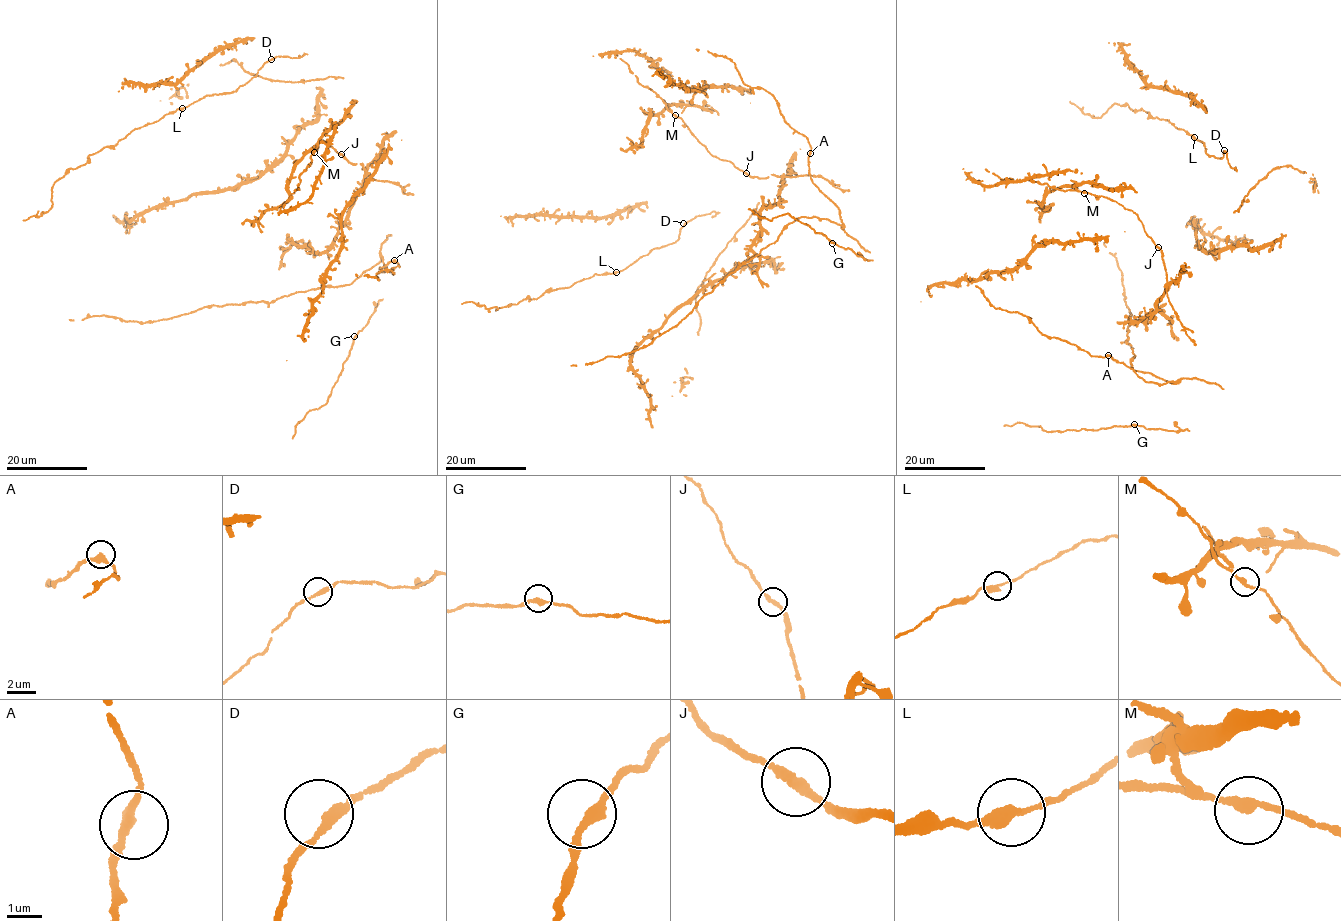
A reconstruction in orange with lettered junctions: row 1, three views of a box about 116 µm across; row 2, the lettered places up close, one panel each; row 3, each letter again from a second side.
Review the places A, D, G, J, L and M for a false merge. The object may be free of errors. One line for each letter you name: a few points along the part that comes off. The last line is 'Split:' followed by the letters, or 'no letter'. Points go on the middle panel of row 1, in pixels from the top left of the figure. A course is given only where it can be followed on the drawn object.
Split: no letter

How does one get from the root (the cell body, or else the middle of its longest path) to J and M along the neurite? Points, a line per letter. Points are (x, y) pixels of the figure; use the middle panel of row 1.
J: (790, 166), (783, 179), (771, 174), (763, 178), (746, 173)
M: (790, 166), (783, 179), (771, 174), (763, 178), (748, 175), (730, 161), (713, 156), (675, 115)

